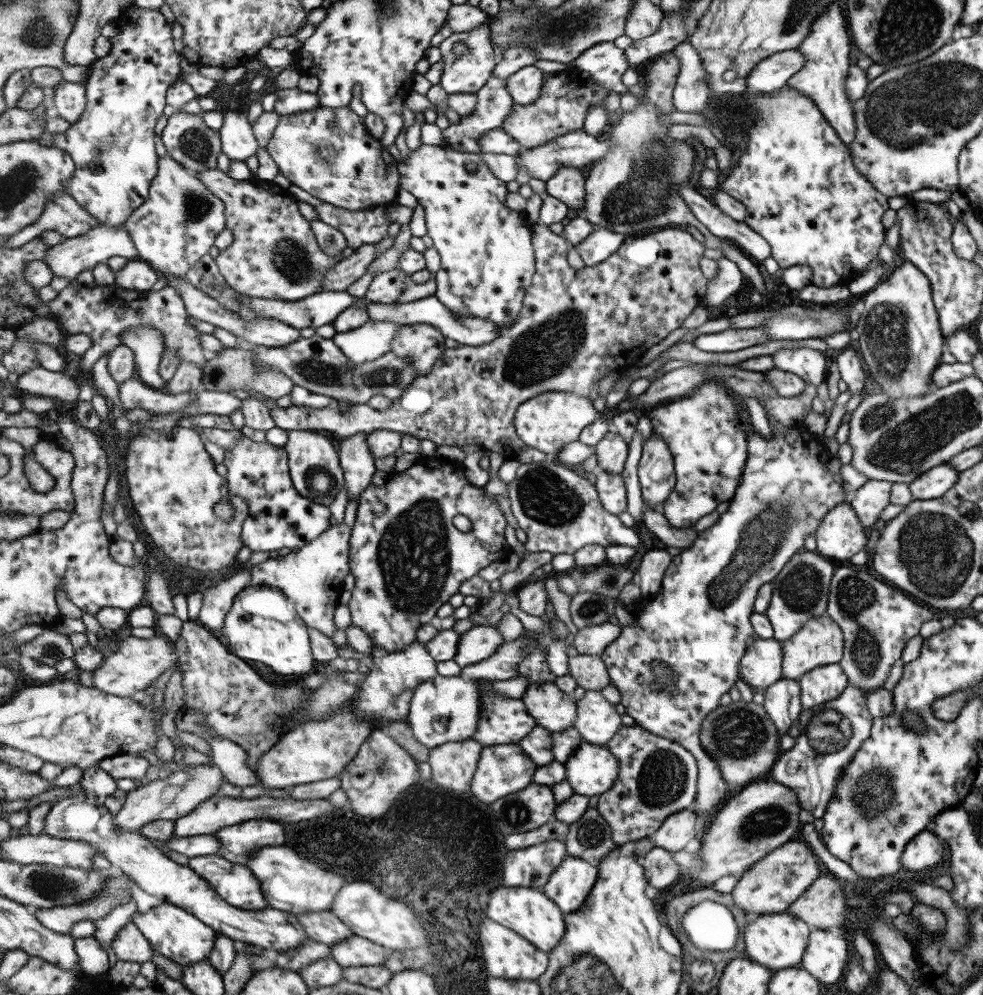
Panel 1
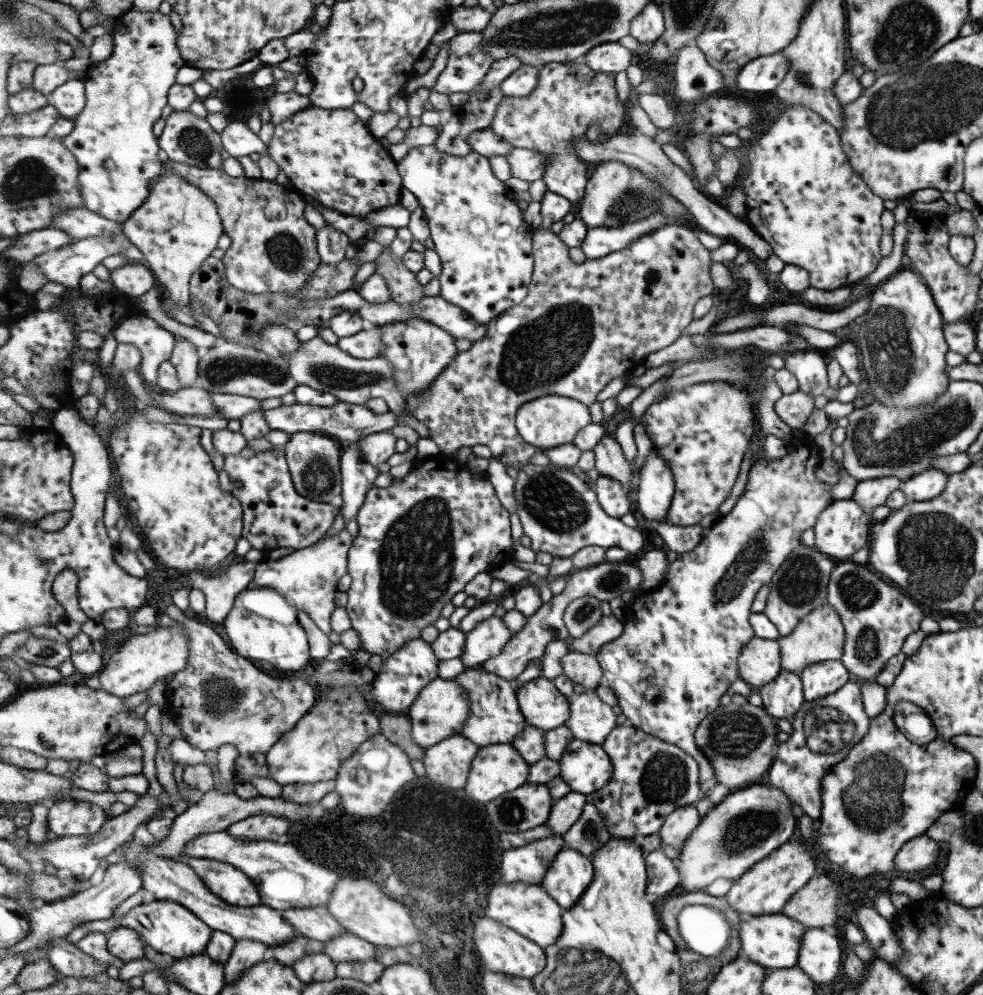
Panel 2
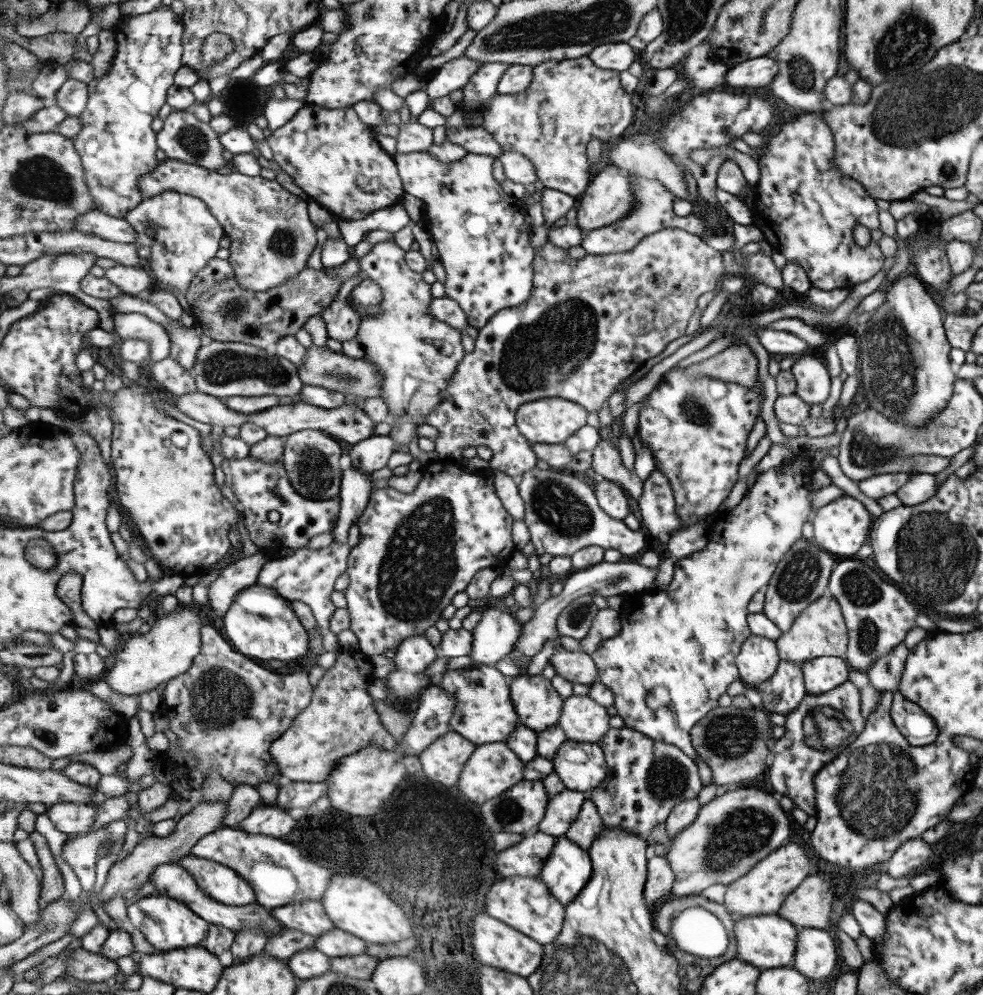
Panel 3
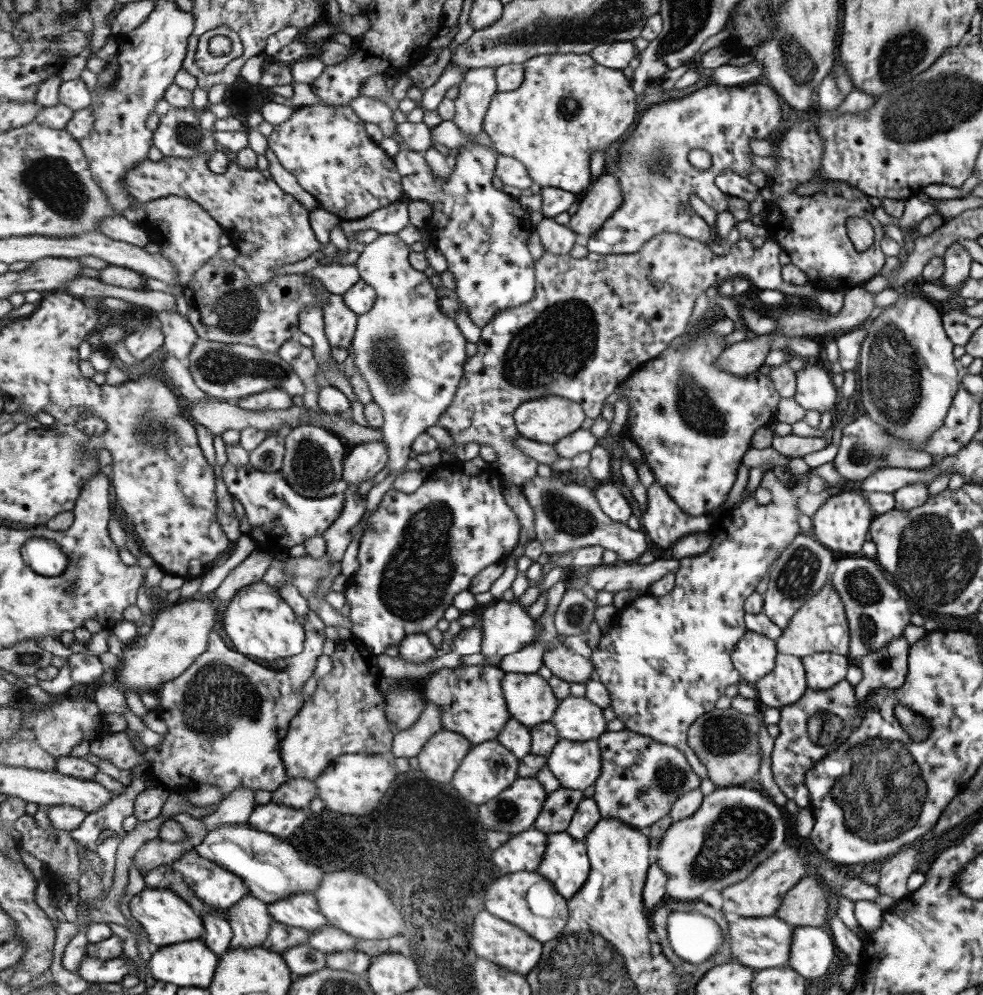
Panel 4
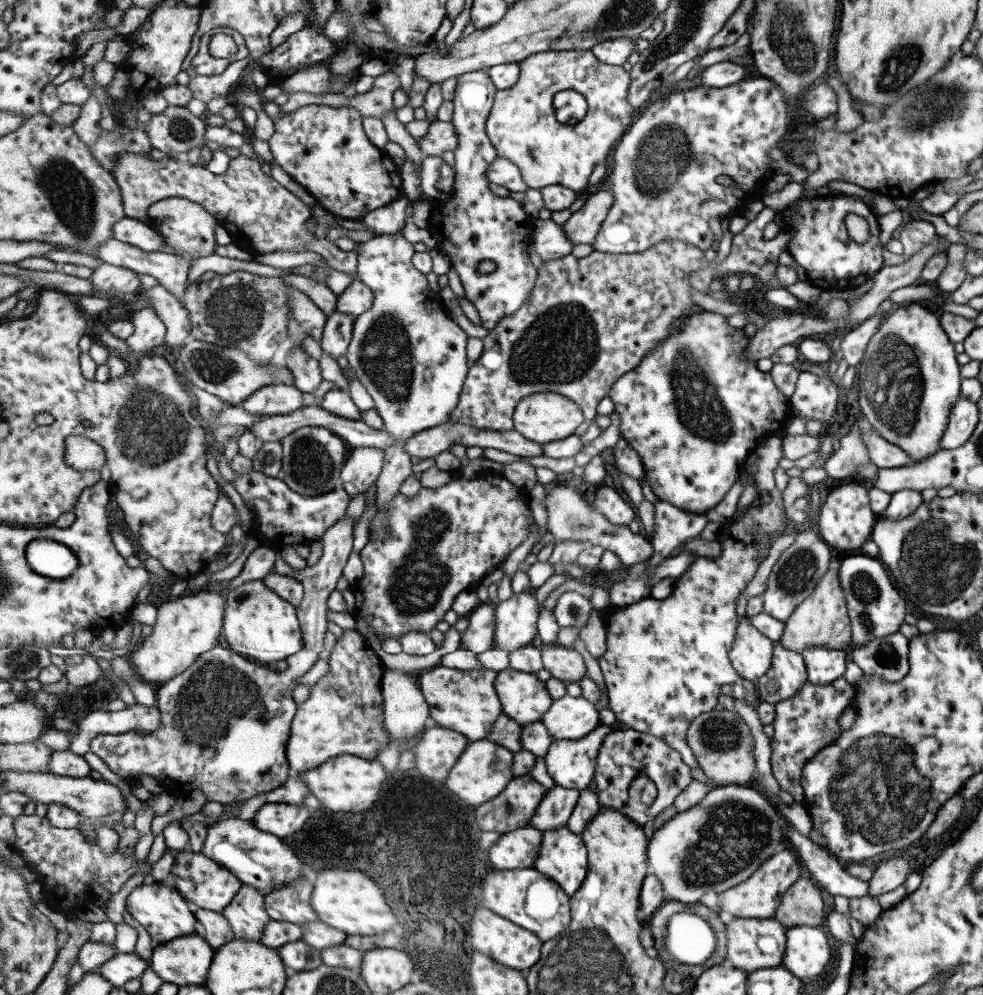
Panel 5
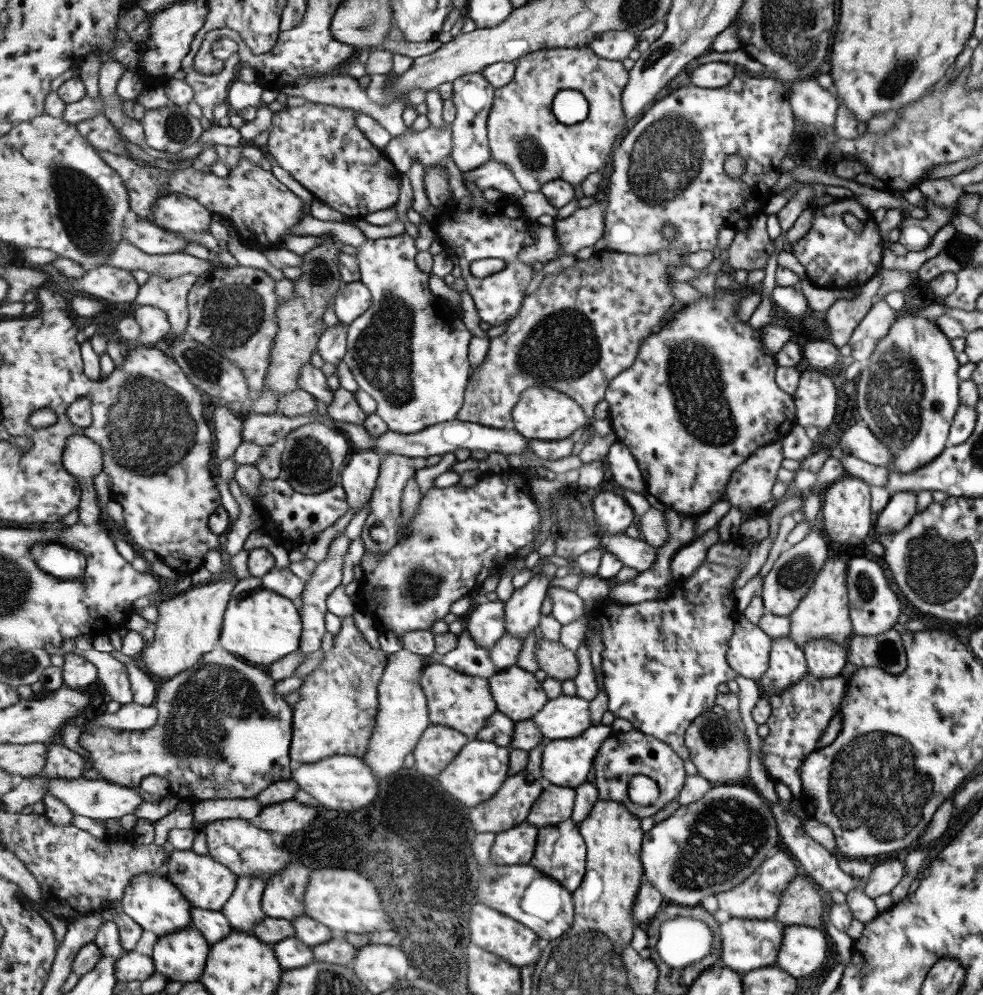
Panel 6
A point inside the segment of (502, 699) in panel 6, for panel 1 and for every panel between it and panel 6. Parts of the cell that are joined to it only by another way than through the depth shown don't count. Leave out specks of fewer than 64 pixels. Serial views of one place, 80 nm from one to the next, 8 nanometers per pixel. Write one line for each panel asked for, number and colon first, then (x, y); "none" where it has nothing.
1: (556, 710)
2: (544, 705)
3: (539, 705)
4: (532, 701)
5: (525, 698)

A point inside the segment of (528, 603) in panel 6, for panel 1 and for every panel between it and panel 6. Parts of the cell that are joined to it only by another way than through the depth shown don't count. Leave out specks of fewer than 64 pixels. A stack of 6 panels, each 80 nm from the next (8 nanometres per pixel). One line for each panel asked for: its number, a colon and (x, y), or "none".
1: (480, 642)
2: (488, 639)
3: (496, 635)
4: (509, 628)
5: (517, 619)

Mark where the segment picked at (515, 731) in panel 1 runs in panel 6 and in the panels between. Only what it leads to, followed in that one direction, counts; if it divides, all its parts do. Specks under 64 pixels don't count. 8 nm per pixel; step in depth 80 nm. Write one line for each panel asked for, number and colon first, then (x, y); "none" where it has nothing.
2: (496, 718)
3: (485, 713)
4: (474, 704)
5: (467, 701)
6: (457, 700)

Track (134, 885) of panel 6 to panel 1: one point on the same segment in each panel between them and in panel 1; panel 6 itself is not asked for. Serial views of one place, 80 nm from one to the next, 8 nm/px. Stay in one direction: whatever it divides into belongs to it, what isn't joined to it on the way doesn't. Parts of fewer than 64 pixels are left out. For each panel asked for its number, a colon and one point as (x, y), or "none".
1: (175, 933)
2: (173, 930)
3: (167, 924)
4: (168, 919)
5: (166, 914)

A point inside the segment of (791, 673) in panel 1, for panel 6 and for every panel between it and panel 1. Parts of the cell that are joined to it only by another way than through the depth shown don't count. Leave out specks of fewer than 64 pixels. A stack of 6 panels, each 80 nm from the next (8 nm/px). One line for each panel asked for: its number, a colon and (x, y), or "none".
2: (819, 636)
3: (819, 630)
4: (819, 625)
5: (820, 620)
6: (822, 613)

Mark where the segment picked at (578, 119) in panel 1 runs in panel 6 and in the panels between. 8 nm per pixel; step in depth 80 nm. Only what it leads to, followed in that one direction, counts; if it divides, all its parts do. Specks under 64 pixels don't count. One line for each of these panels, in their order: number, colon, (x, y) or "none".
2: (570, 97)
3: (570, 102)
4: (527, 124)
5: (522, 125)
6: (525, 134)

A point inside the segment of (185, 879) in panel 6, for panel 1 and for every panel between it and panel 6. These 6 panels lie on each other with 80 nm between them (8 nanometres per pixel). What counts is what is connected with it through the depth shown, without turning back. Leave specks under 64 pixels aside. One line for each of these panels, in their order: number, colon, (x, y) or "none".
1: (236, 884)
2: (230, 883)
3: (220, 882)
4: (219, 887)
5: (202, 881)

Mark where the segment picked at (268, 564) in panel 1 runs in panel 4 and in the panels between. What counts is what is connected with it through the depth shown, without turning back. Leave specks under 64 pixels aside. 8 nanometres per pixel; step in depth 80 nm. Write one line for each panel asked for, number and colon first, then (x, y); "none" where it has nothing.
2: (308, 577)
3: (309, 576)
4: (313, 577)

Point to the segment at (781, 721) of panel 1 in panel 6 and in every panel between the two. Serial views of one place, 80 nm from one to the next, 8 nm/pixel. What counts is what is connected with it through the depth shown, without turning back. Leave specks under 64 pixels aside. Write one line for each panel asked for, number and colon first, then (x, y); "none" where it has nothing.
2: (782, 697)
3: (782, 691)
4: (786, 682)
5: (787, 673)
6: (787, 665)

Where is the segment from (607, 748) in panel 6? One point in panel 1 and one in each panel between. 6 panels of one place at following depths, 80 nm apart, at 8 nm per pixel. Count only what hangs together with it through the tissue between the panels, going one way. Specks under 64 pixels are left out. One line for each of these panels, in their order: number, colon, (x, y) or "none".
1: (658, 777)
2: (651, 778)
3: (647, 778)
4: (642, 778)
5: (627, 753)

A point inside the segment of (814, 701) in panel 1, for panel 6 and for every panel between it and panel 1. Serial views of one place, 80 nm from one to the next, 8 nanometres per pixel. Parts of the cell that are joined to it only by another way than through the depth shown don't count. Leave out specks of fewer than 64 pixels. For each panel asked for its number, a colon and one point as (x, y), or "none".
2: (821, 678)
3: (820, 674)
4: (822, 670)
5: (823, 666)
6: (824, 659)

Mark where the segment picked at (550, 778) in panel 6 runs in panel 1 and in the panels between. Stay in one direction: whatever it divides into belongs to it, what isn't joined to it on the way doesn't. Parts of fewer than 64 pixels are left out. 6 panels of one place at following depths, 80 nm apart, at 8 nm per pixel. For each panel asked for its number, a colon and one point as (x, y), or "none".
1: (592, 769)
2: (586, 767)
3: (582, 766)
4: (577, 765)
5: (571, 763)

